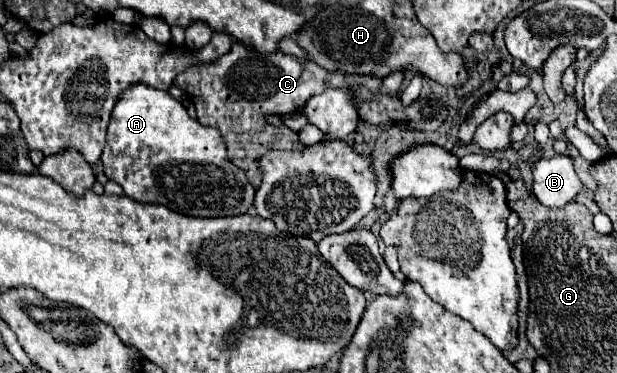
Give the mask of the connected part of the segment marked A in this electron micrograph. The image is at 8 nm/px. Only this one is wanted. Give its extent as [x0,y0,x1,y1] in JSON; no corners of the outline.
[101,86,255,216]

